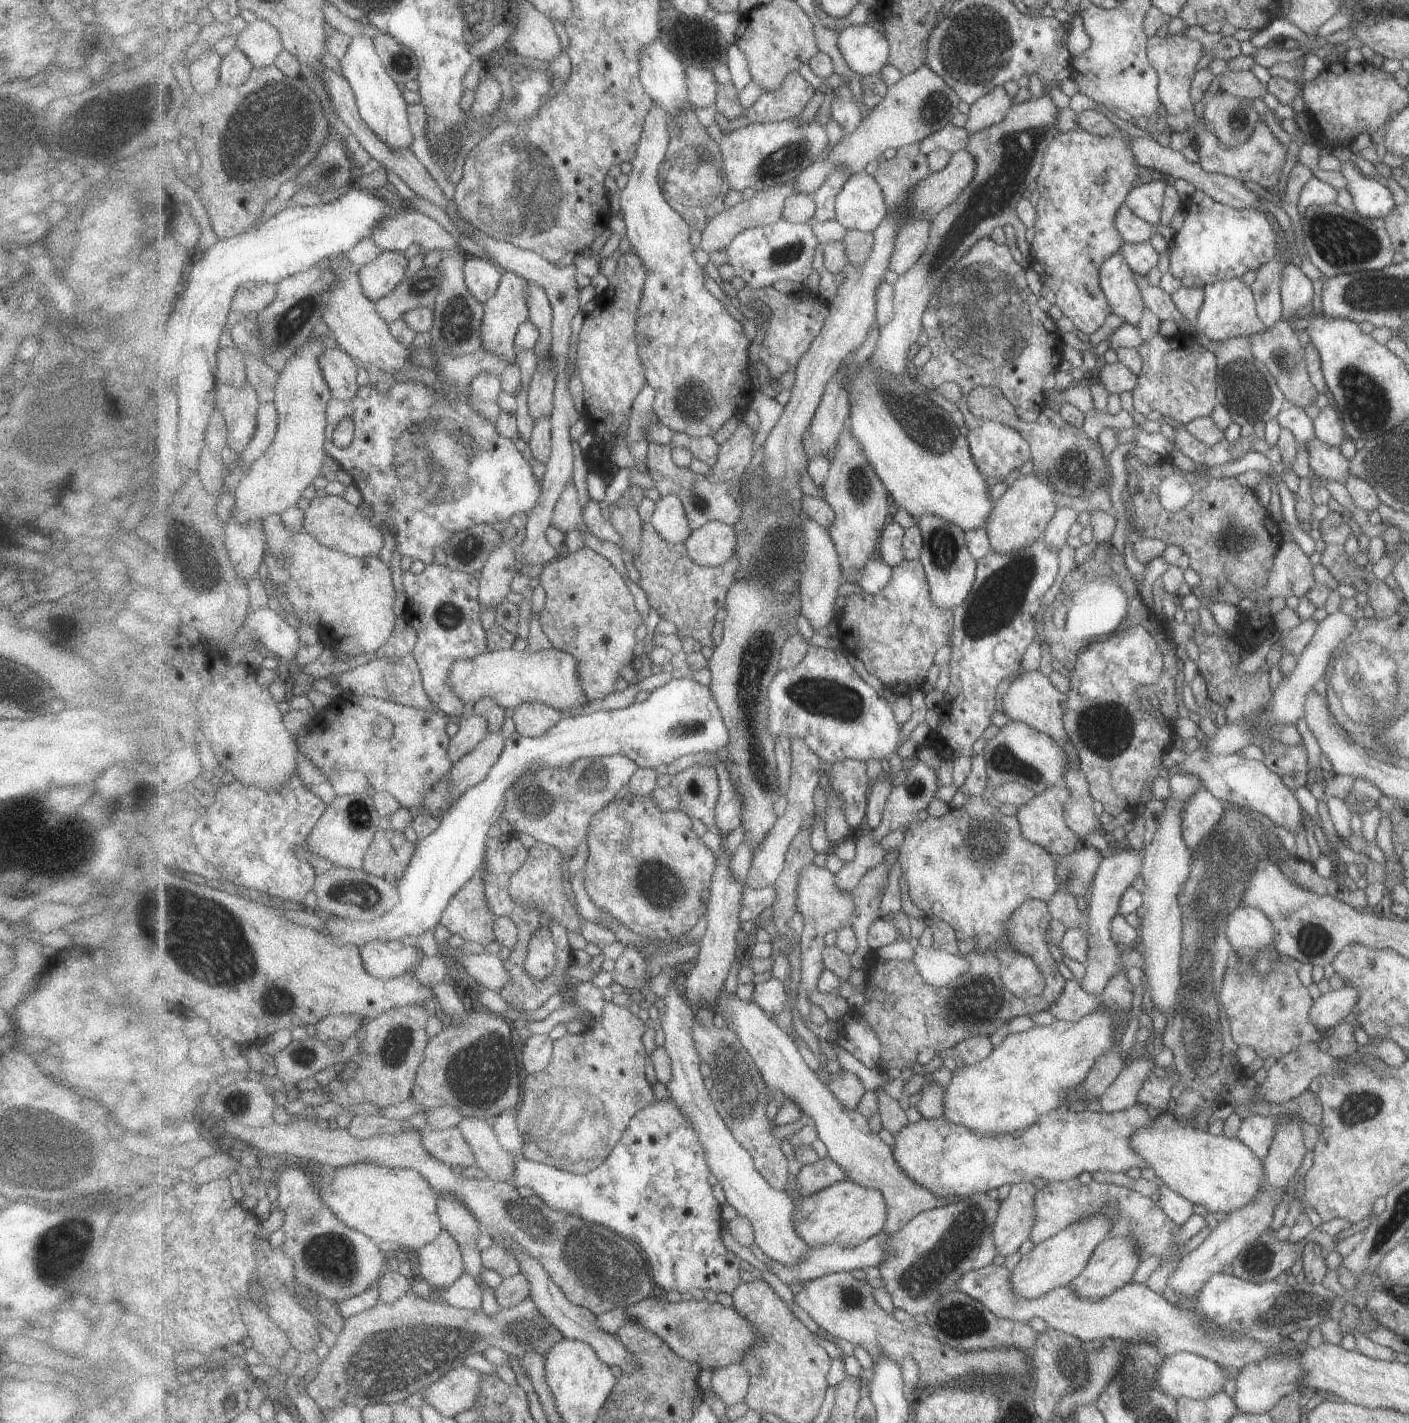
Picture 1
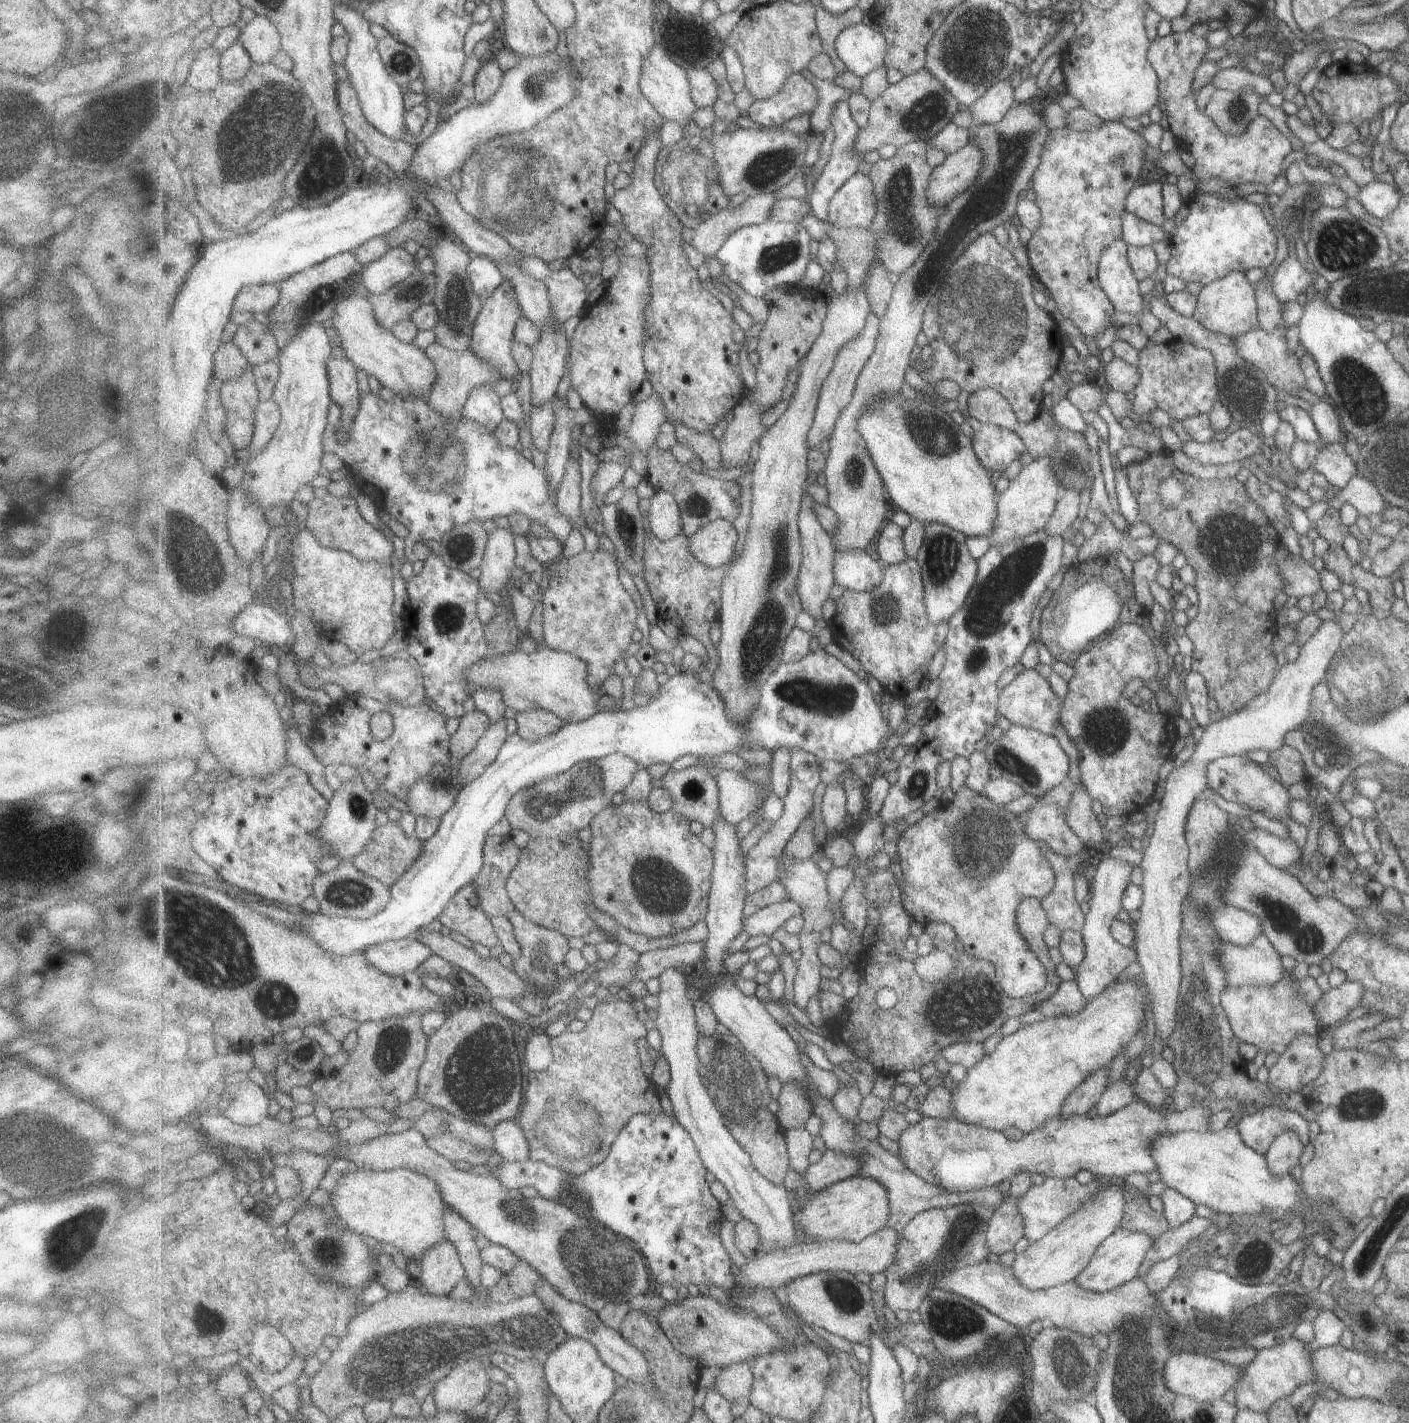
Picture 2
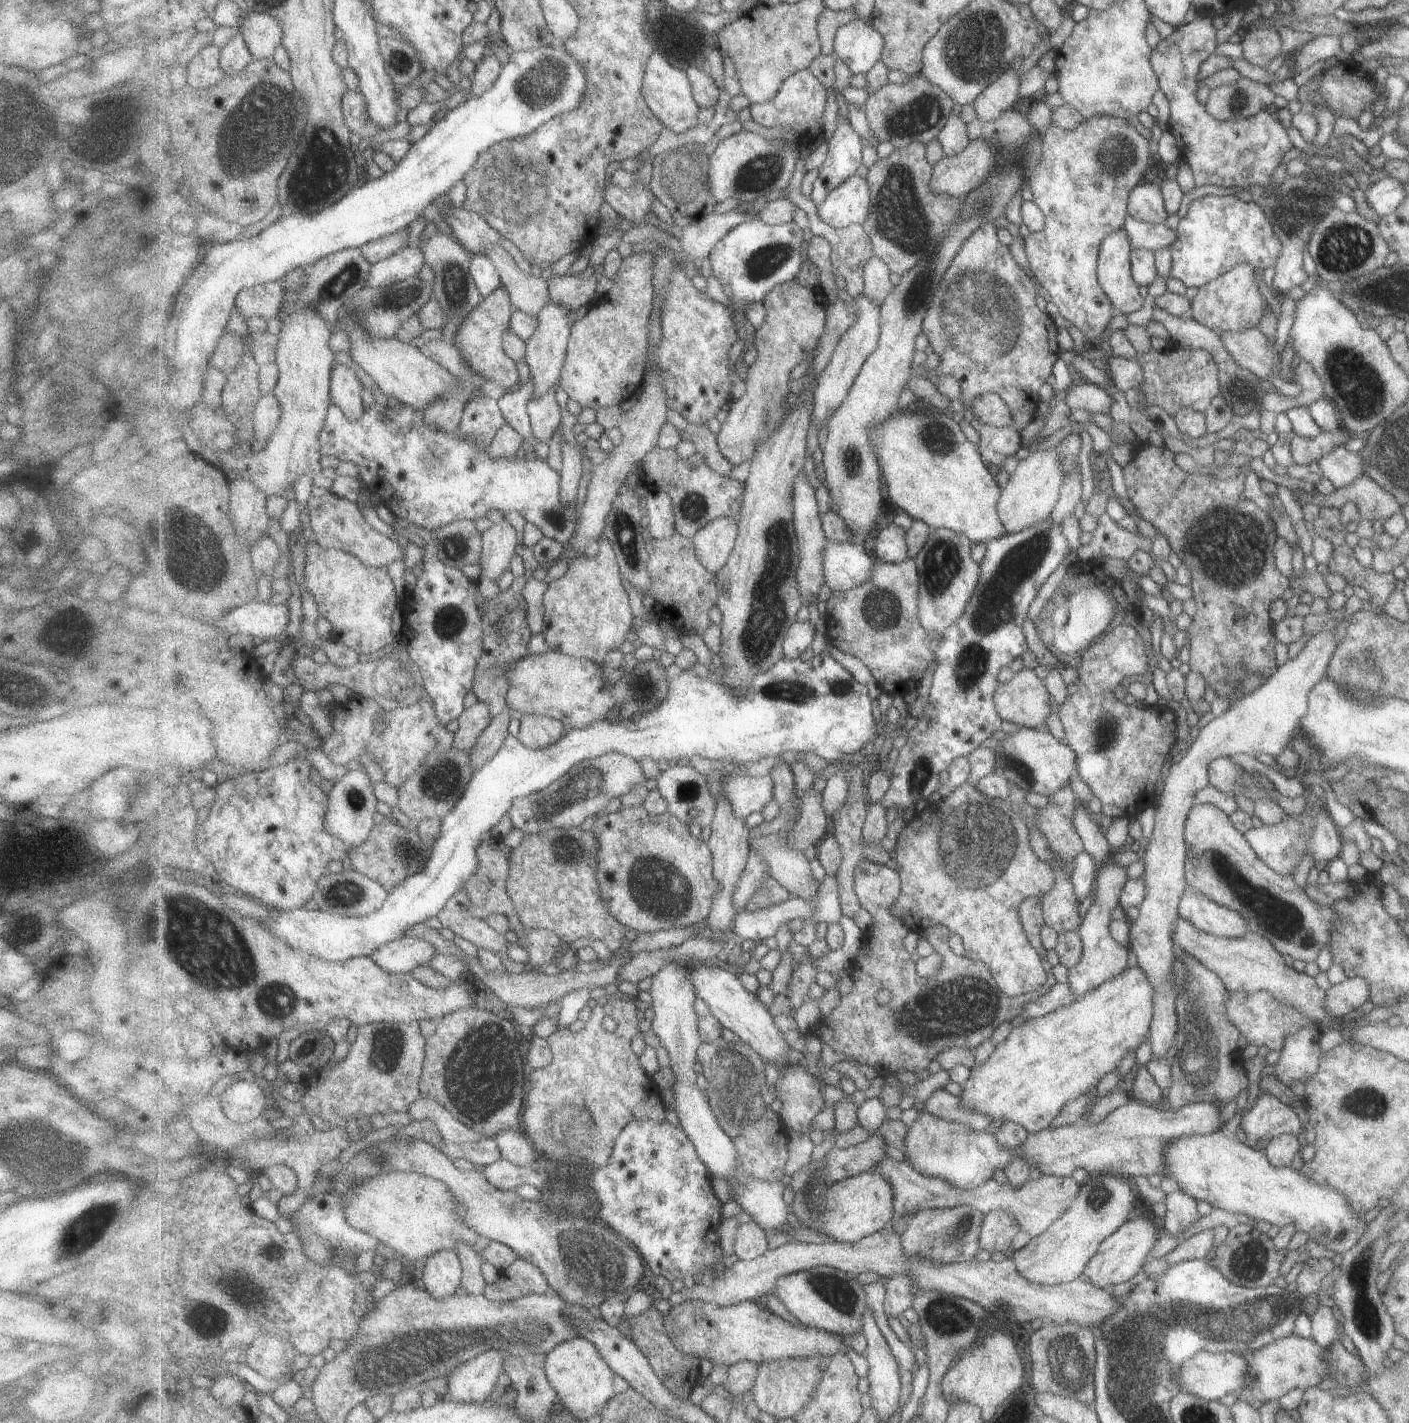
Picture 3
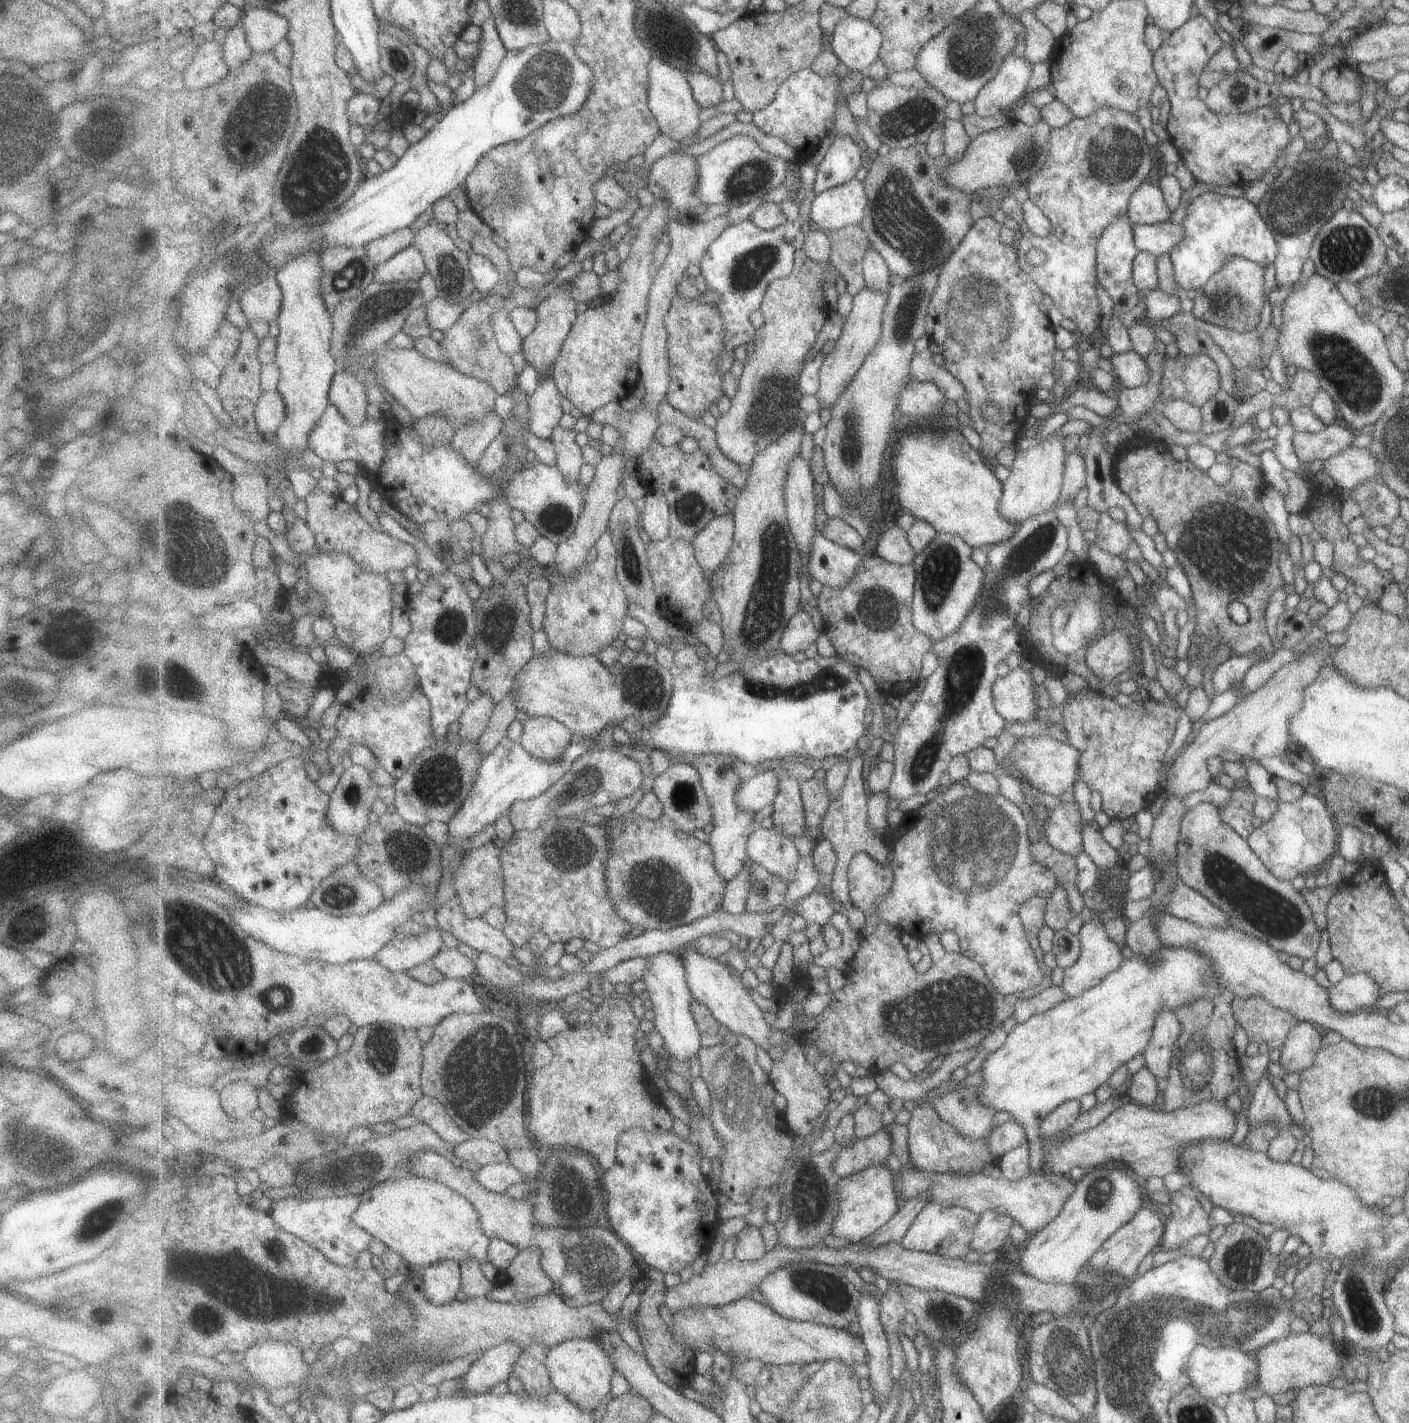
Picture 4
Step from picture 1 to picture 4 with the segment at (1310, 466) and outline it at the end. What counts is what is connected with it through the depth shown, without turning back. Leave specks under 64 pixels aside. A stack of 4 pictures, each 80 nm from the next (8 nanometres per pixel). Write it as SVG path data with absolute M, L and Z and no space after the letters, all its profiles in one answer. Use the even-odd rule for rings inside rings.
M1345 447L1337 454L1326 458L1323 461L1323 468L1321 470L1325 471L1325 474L1333 480L1336 488L1342 489L1343 491L1351 490L1362 482L1373 479L1377 480L1378 478L1377 461L1373 458L1373 455L1369 454L1369 451L1363 447Z

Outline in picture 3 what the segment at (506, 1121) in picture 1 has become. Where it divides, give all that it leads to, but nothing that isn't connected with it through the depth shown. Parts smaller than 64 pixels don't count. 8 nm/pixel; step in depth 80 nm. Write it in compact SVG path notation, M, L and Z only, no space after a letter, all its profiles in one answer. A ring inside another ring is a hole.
M504 1130L495 1136L502 1158L519 1166L529 1166L536 1161L536 1150L525 1134L514 1130Z

